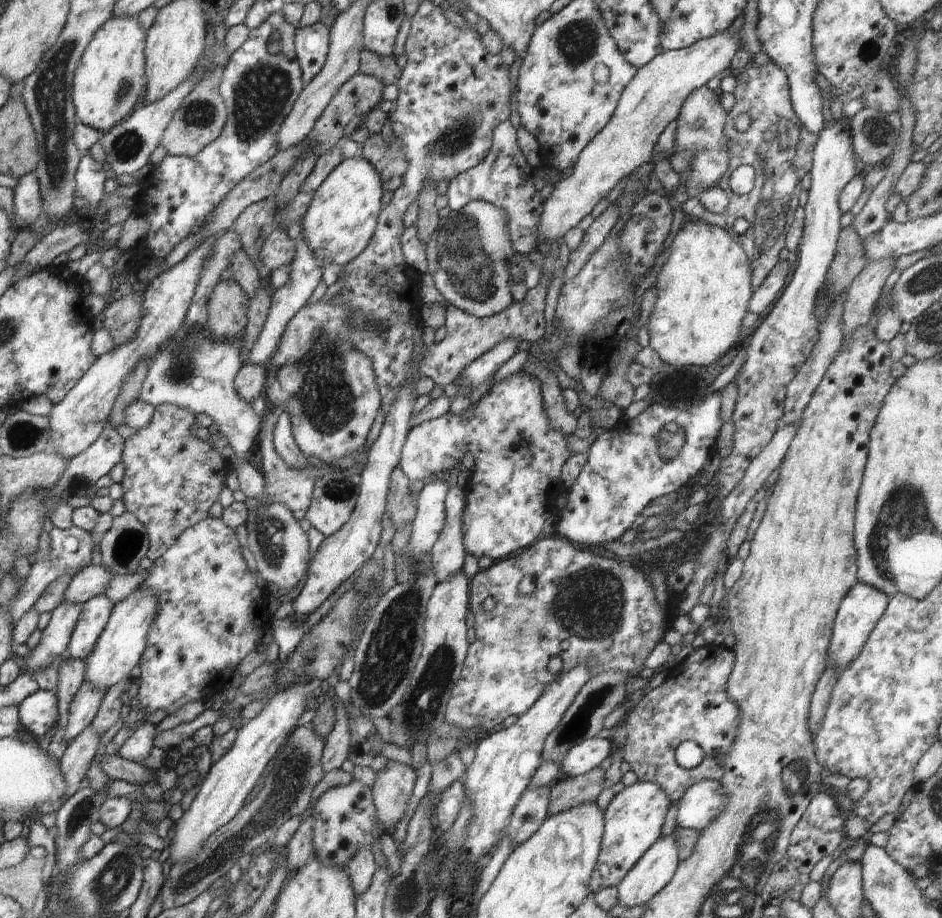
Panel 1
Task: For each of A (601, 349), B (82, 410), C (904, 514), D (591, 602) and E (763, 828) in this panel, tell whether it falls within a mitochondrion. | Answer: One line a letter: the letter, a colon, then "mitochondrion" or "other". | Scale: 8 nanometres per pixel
A: other
B: other
C: mitochondrion
D: mitochondrion
E: mitochondrion

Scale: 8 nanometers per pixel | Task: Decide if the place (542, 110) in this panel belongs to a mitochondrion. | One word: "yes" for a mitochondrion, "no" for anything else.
no

